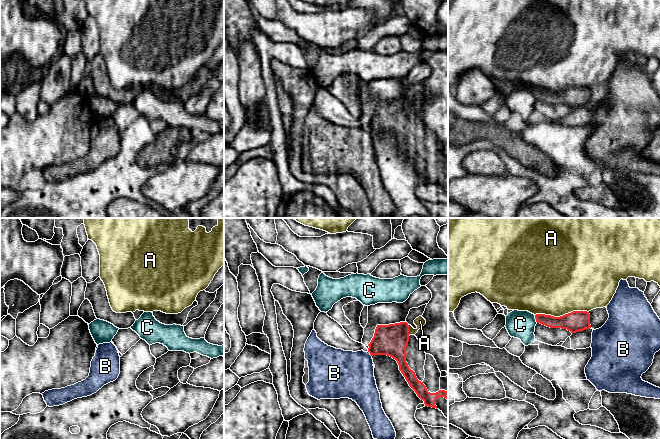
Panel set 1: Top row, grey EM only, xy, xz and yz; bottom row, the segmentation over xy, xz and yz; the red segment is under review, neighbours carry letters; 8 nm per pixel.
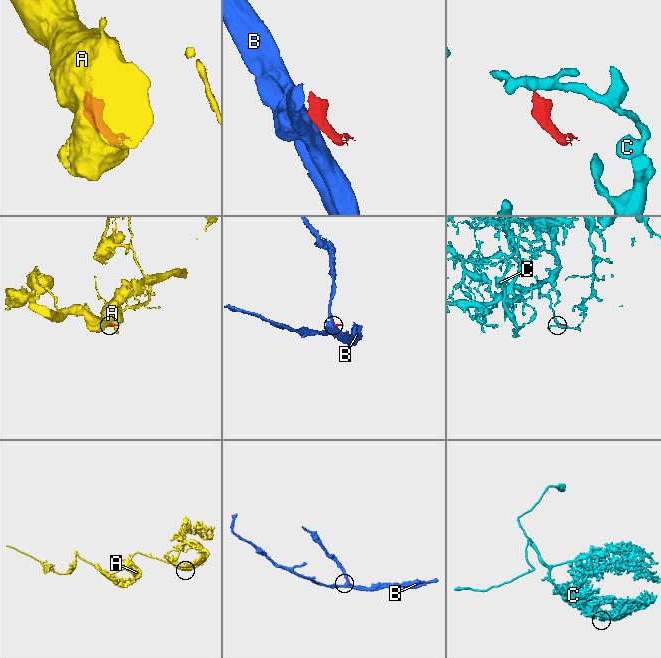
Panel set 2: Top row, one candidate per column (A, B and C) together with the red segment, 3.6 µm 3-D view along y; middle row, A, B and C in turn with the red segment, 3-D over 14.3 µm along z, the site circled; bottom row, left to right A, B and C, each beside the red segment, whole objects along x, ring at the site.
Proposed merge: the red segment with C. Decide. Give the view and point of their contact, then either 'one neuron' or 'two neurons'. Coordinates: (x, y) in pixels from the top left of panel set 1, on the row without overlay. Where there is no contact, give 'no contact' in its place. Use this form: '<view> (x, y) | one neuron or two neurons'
yz (535, 94) | two neurons

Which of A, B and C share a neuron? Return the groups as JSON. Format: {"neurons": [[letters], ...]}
{"neurons": [["A"], ["B"], ["C"]]}

